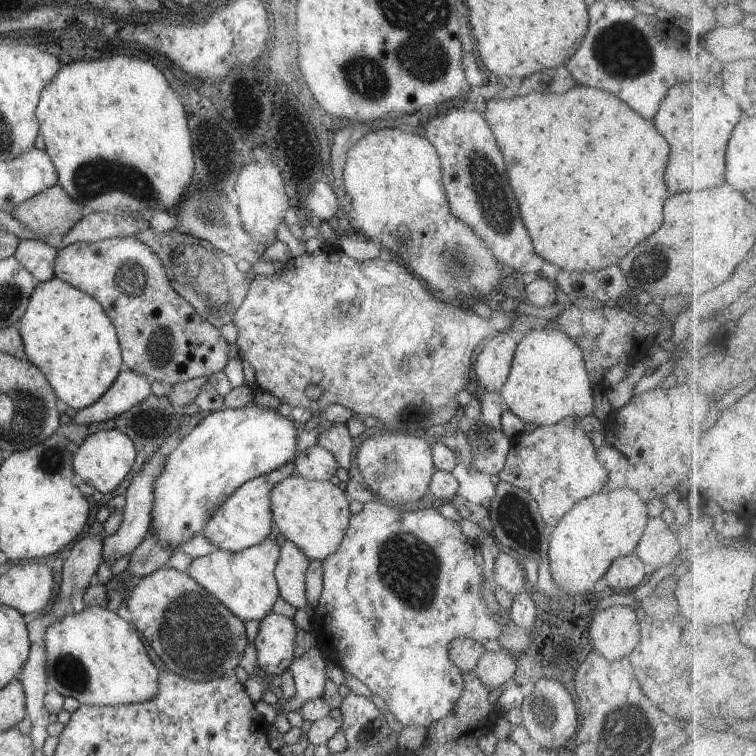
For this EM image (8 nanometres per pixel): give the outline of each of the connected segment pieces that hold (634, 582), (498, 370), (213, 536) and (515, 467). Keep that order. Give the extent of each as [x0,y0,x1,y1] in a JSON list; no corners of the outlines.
[[603,553,649,592],[474,333,516,393],[202,462,295,552],[498,418,610,527]]

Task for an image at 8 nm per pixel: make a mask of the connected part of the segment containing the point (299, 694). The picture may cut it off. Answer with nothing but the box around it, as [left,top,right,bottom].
[278,646,328,712]

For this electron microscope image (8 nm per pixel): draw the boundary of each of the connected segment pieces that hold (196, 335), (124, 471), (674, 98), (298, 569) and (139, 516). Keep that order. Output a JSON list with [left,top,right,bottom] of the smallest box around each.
[[54,237,230,384],[72,429,137,493],[652,82,746,194],[275,541,311,610],[102,455,167,562]]

